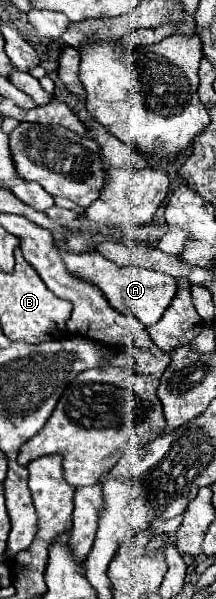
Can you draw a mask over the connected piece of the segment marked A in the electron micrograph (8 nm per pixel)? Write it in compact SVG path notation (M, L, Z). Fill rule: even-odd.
M58 248L58 252L64 258L64 264L70 274L74 274L84 282L92 282L96 288L104 292L104 296L108 298L108 304L114 310L136 316L144 326L156 324L176 294L176 280L168 274L134 268L134 266L118 266L106 260L104 256L94 256L94 254L72 254L64 248Z

